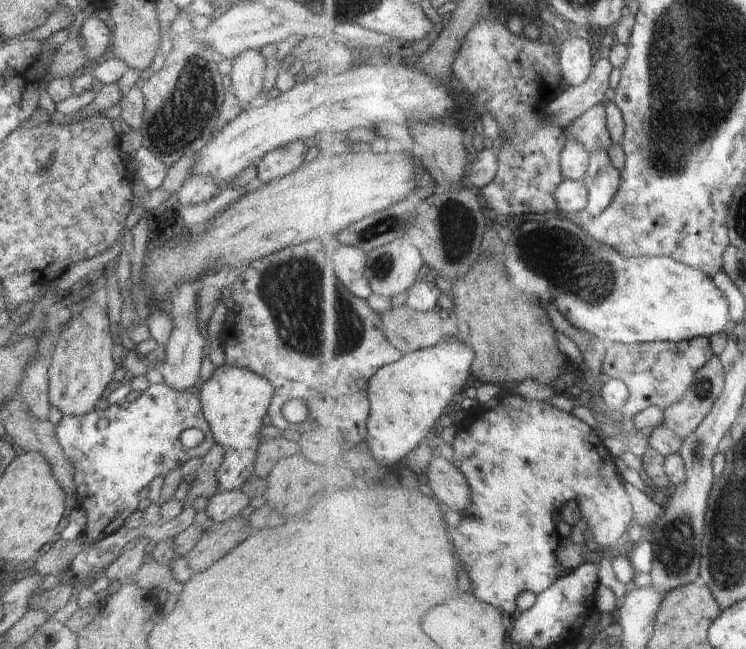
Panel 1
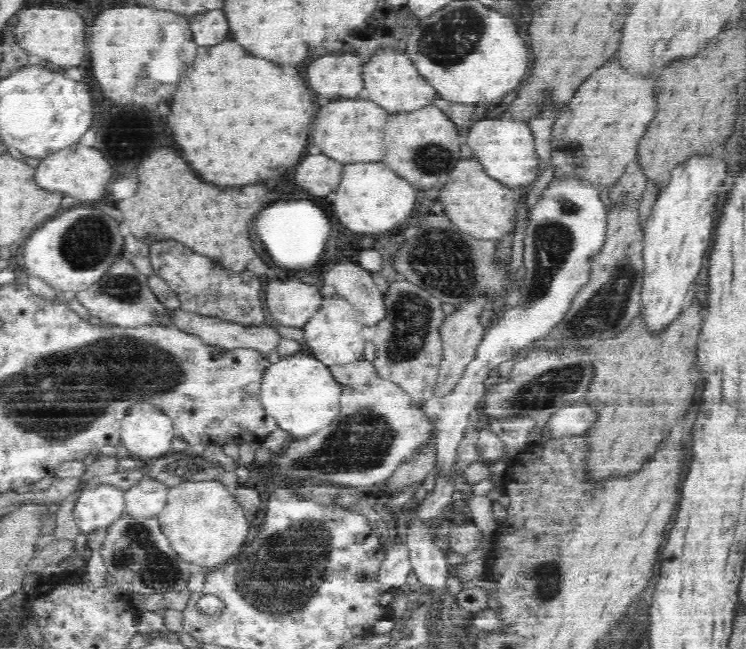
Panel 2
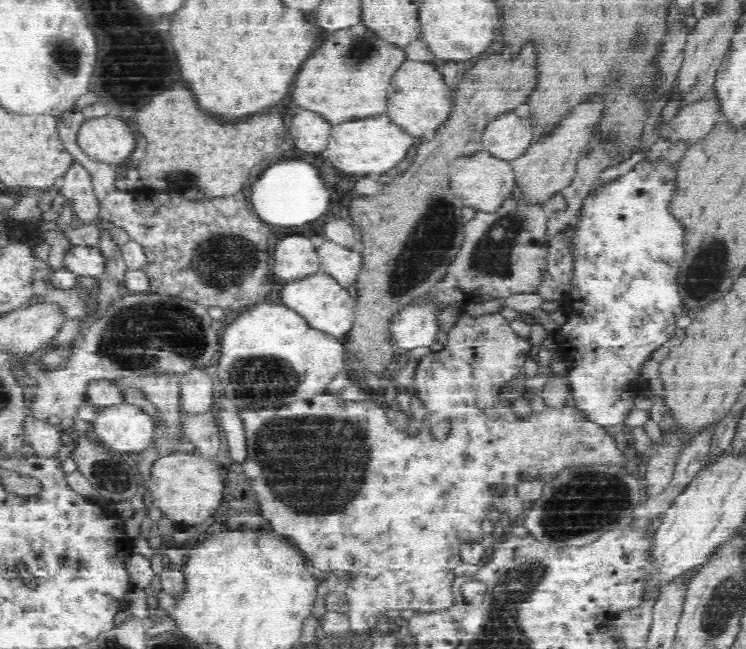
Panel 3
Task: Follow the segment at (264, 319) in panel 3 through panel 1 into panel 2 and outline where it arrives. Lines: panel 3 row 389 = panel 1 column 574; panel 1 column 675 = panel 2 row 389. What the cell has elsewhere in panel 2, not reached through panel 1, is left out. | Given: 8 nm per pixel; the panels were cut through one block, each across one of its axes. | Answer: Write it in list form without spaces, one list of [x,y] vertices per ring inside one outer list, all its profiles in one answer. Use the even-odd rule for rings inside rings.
[[[305,348],[264,367],[258,394],[266,414],[274,417],[280,429],[298,439],[330,426],[342,411],[339,403],[340,383],[334,378],[330,367]]]

